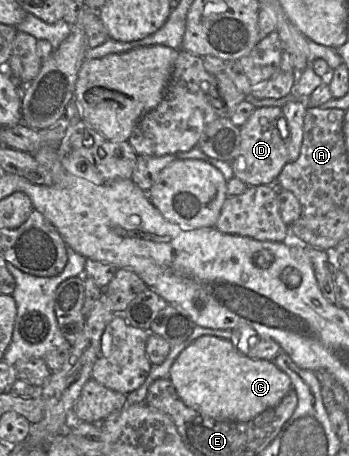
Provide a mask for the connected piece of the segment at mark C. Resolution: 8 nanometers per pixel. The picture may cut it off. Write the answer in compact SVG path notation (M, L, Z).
M201 336L183 350L169 371L183 403L218 421L246 422L274 408L292 389L288 375L273 361L252 359L240 354L231 341Z

